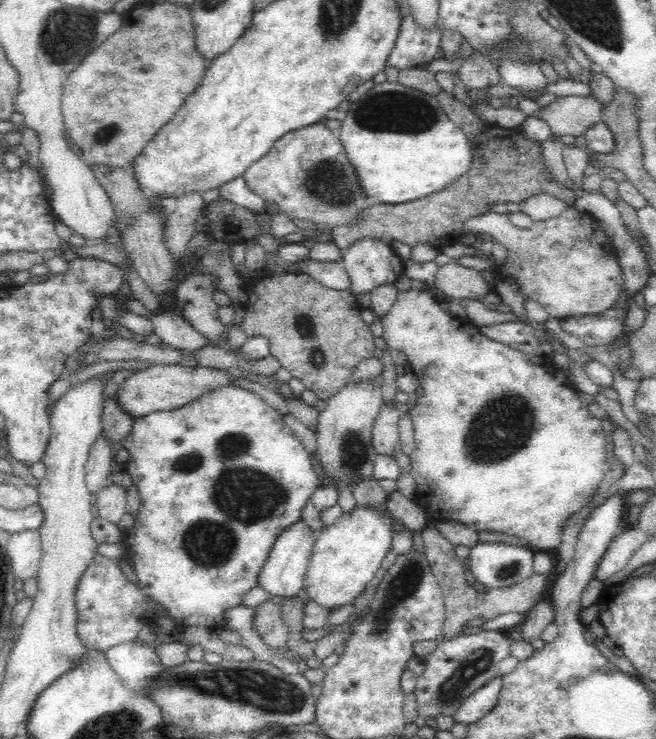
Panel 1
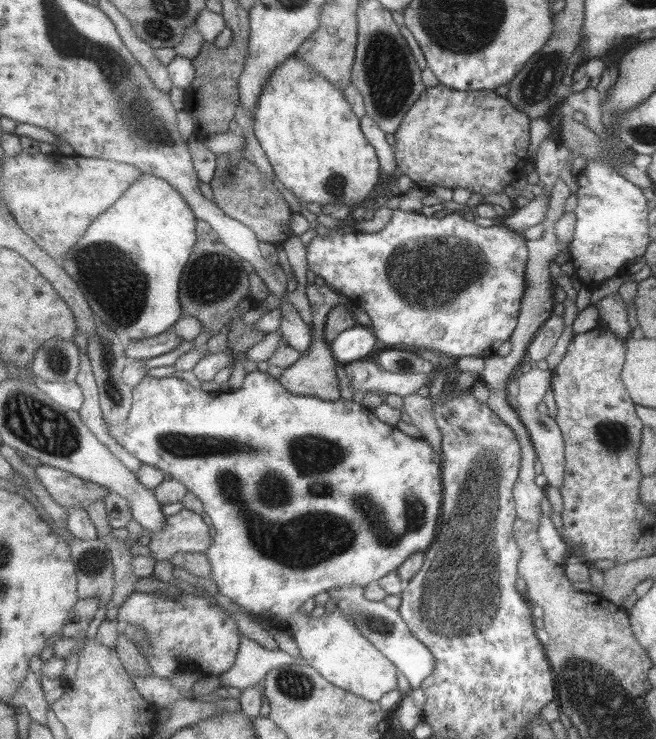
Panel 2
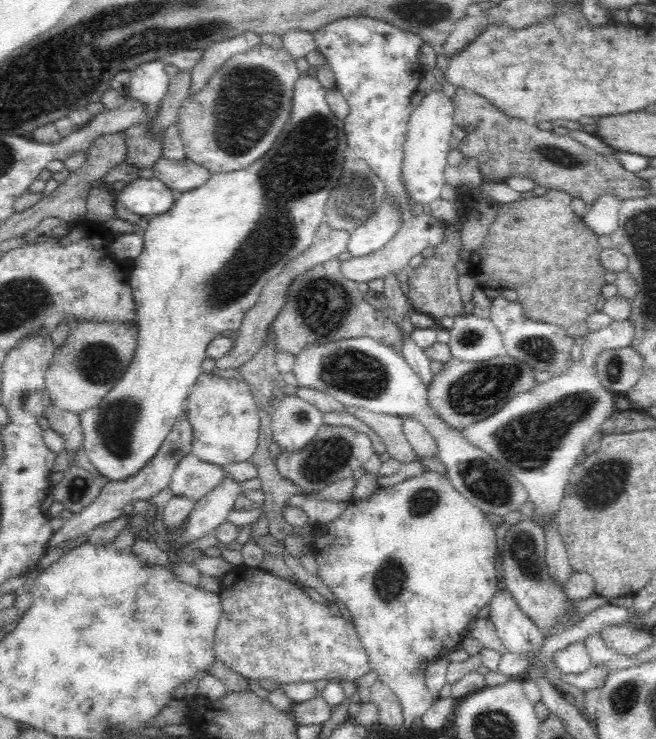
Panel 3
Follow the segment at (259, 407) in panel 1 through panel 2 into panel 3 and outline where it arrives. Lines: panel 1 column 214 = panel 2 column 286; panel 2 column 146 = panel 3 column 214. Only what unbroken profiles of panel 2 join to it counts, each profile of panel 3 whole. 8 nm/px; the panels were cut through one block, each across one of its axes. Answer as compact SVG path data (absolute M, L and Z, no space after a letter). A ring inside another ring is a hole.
M203 373L192 386L186 402L184 411L192 427L194 456L221 467L251 460L257 449L261 419L250 386L240 376L221 378Z

